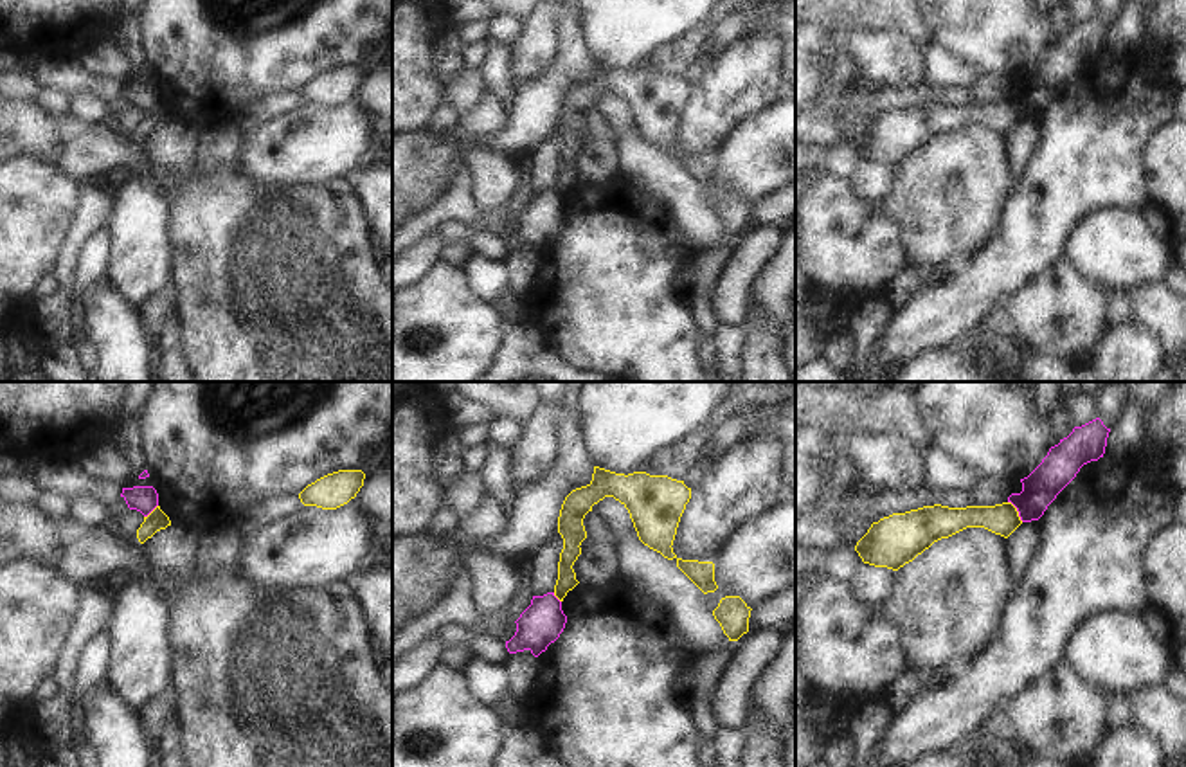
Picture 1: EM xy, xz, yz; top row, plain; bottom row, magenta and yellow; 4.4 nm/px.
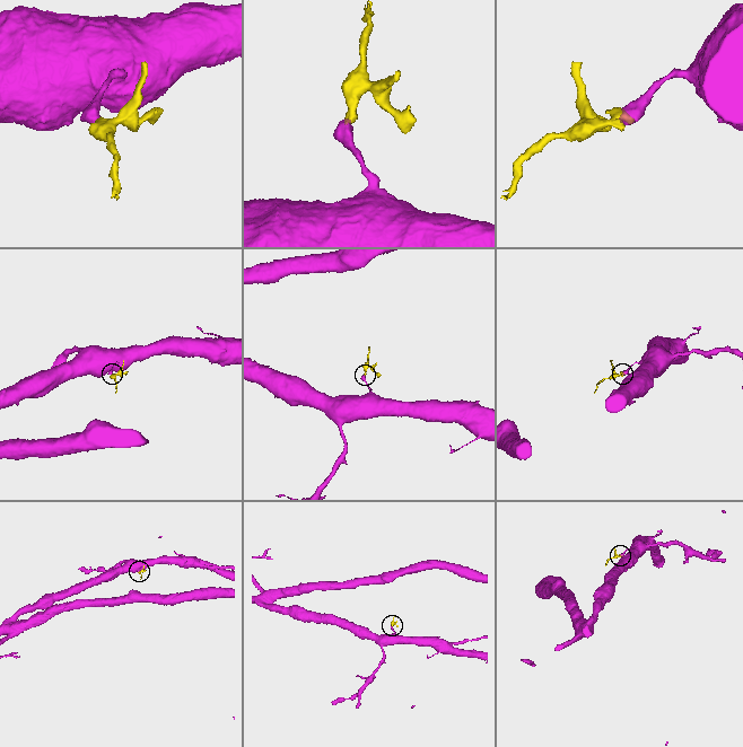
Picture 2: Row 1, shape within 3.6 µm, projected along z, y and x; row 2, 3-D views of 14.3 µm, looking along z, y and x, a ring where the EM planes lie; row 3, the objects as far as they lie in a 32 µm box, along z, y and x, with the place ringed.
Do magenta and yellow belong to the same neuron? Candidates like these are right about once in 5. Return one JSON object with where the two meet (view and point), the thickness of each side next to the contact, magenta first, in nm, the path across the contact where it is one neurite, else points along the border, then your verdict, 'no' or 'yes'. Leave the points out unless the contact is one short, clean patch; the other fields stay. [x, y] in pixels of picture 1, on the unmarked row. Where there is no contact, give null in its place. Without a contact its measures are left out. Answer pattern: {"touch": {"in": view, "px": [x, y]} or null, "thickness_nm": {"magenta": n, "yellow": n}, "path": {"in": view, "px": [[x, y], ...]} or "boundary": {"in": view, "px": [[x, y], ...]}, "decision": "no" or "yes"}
{"touch": {"in": "yz", "px": [1017, 107]}, "thickness_nm": {"magenta": 160, "yellow": 140}, "boundary": {"in": "yz", "px": [[1008, 98], [1023, 117]]}, "decision": "no"}

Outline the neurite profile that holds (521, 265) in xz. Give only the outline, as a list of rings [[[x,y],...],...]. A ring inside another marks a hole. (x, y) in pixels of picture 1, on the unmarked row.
[[[531,247],[509,250],[504,266],[508,275],[508,290],[517,299],[529,295],[531,286],[536,281],[540,259]]]

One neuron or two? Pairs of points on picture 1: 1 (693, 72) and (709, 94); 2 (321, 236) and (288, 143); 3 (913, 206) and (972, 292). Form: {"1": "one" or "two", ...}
{"1": "two", "2": "two", "3": "two"}

